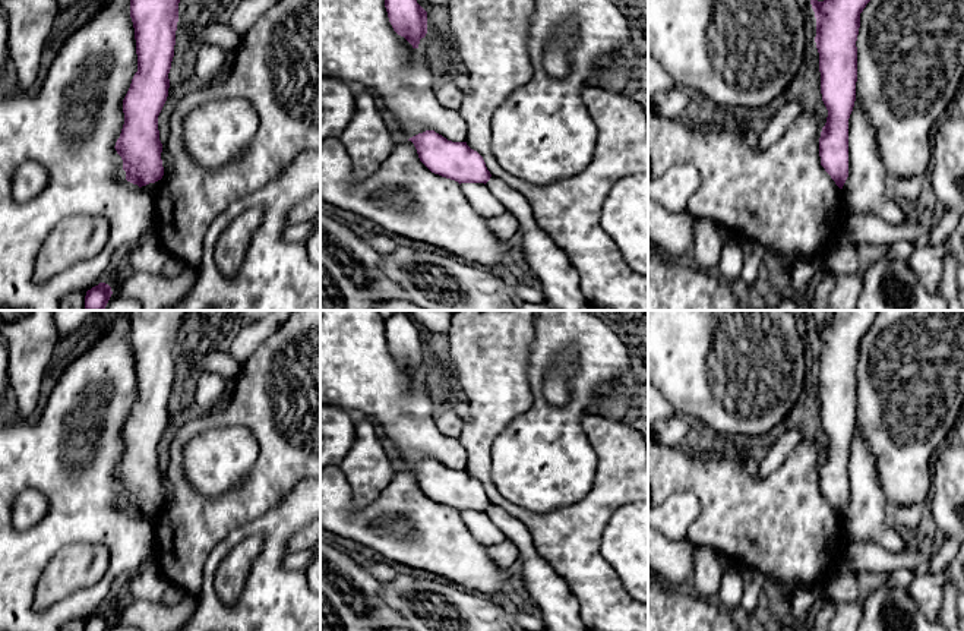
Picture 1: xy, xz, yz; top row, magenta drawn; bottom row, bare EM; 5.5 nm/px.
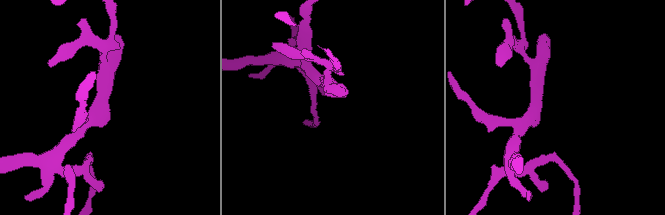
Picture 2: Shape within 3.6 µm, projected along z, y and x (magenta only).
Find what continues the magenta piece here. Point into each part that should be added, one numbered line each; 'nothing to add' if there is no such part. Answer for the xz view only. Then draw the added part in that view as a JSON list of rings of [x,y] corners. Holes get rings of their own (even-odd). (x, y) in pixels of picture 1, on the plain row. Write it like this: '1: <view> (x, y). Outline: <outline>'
nothing to add

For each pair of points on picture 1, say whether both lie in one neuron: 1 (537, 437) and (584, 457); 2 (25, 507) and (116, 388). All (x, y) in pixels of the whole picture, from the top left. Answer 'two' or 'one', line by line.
1: one
2: two

